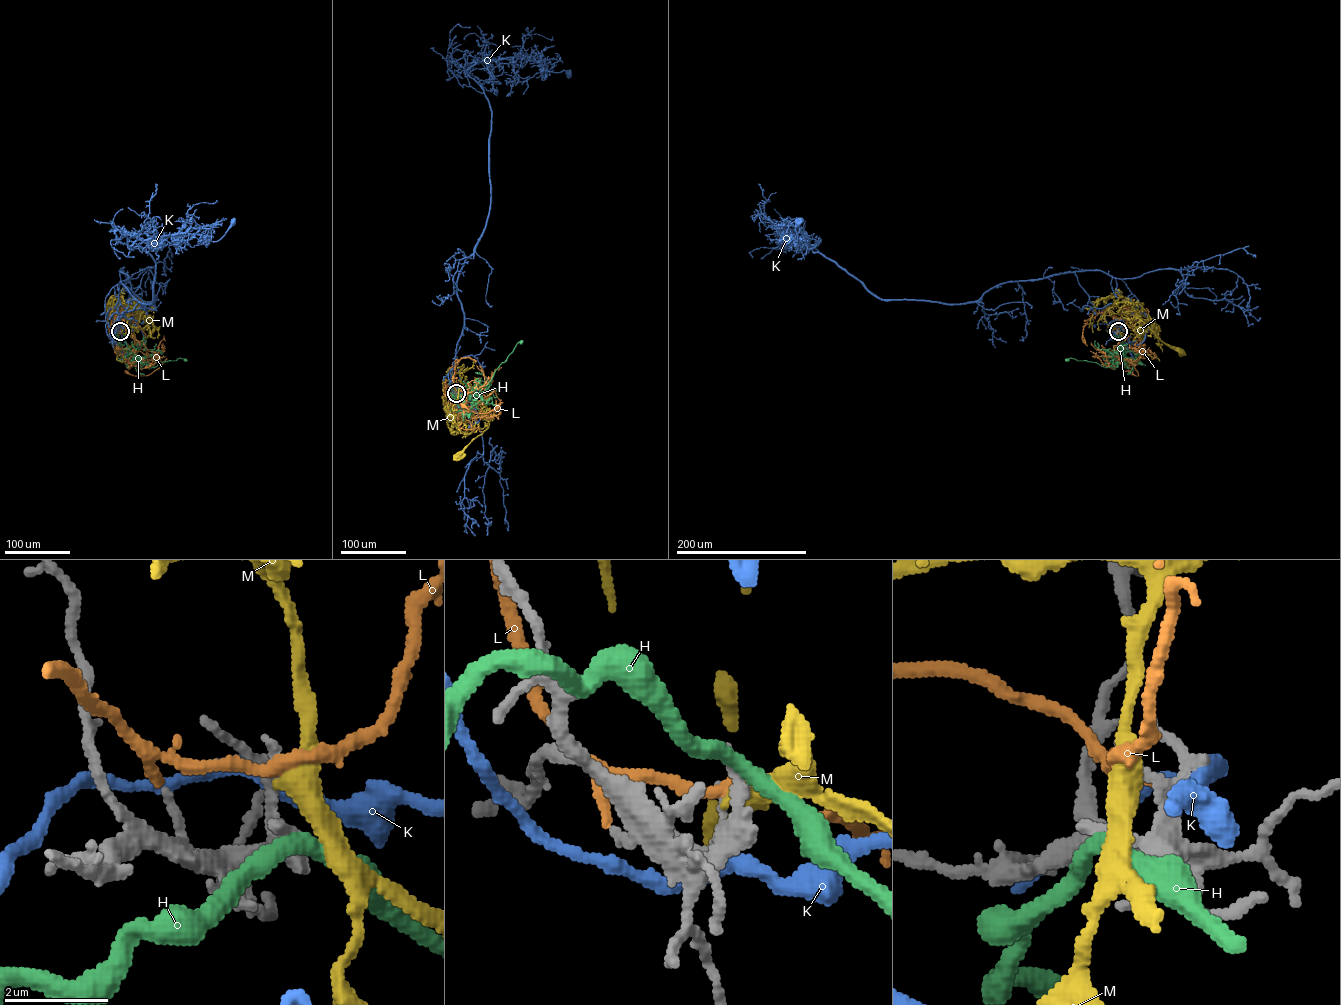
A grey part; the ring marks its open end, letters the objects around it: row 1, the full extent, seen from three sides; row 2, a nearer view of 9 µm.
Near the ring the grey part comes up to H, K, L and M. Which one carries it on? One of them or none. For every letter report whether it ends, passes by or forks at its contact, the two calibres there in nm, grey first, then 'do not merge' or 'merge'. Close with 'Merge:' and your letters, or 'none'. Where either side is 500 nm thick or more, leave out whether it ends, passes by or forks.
H: it passes by | 240/320 nm | do not merge
K: it passes by | 160/340 nm | do not merge
L: it passes by | 140/240 nm | do not merge
M: it passes by | 180/360 nm | merge
Merge: M

